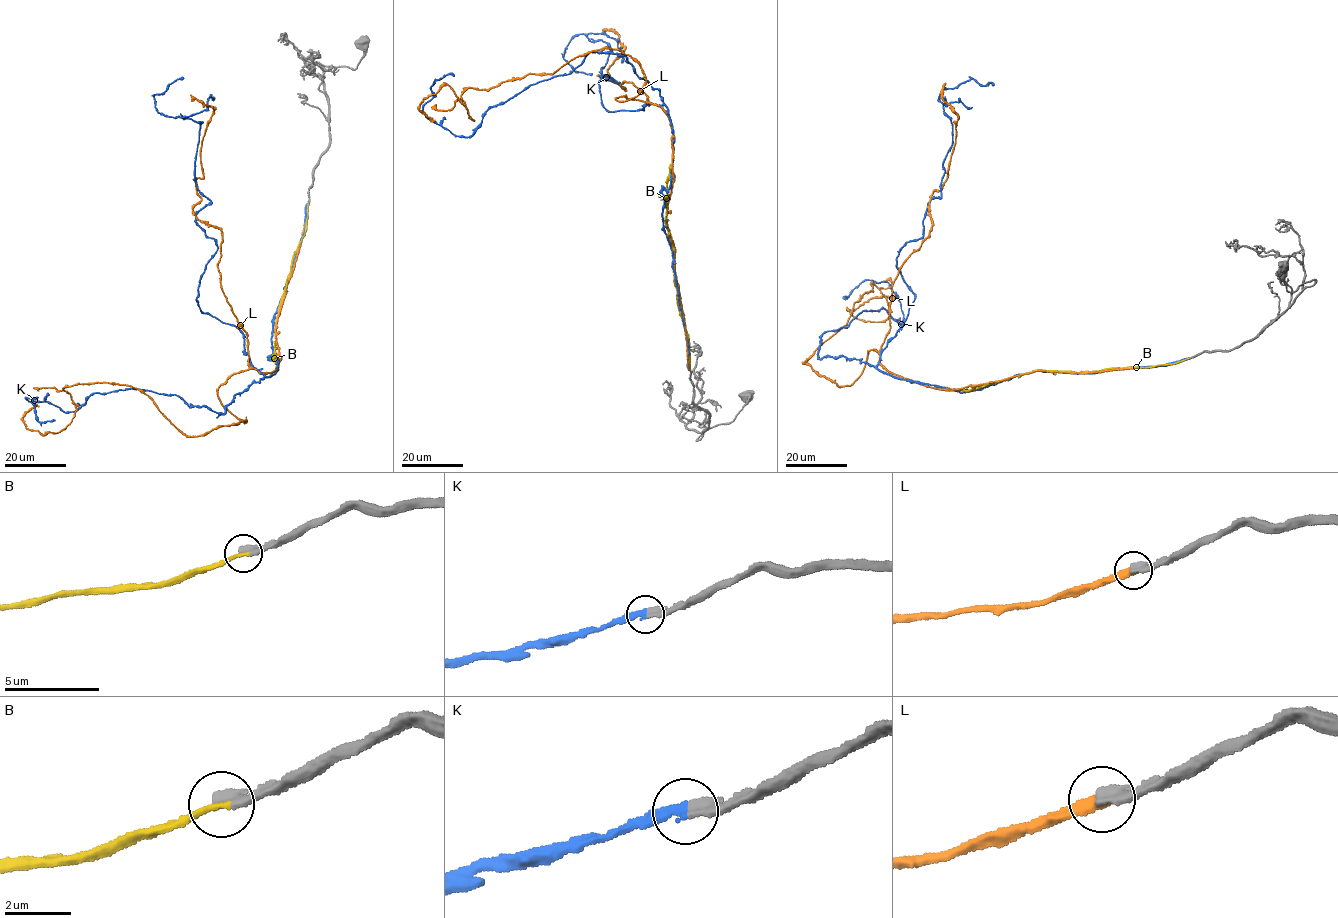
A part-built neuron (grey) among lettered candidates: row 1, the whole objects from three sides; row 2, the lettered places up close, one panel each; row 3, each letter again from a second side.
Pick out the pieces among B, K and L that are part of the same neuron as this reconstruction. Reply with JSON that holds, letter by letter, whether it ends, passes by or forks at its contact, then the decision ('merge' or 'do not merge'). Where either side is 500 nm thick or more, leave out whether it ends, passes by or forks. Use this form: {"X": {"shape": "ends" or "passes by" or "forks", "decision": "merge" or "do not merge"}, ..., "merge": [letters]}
{"B": {"shape": "ends", "decision": "merge"}, "K": {"shape": "ends", "decision": "do not merge"}, "L": {"shape": "ends", "decision": "do not merge"}, "merge": ["B"]}

